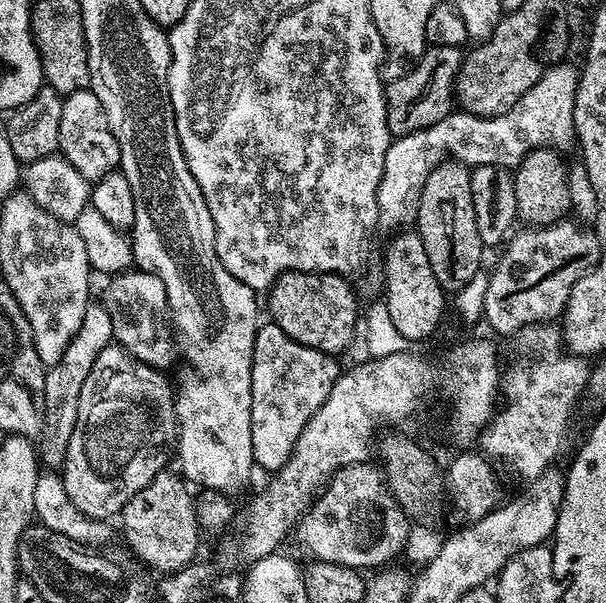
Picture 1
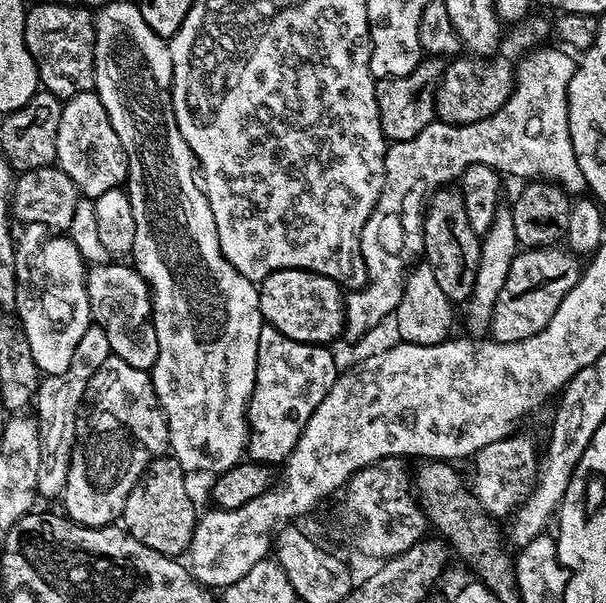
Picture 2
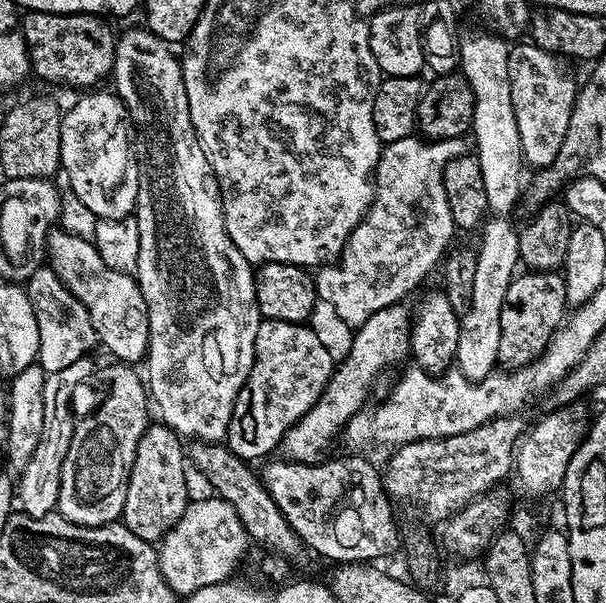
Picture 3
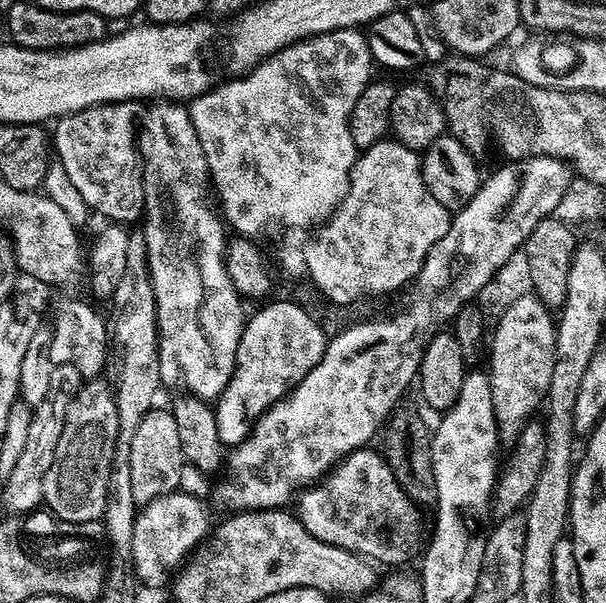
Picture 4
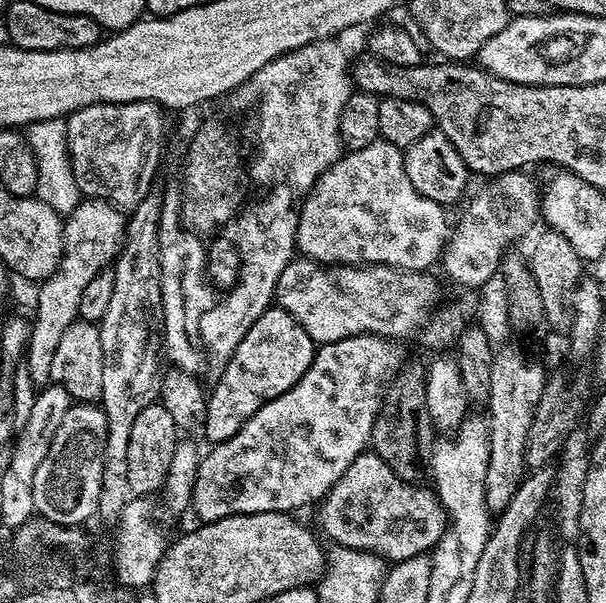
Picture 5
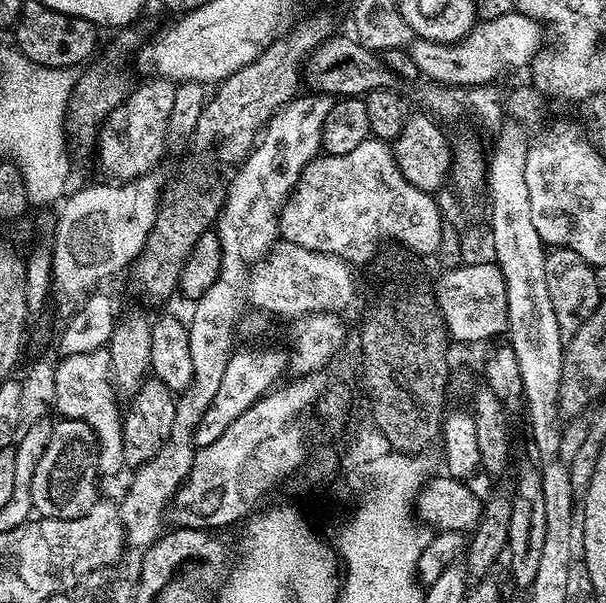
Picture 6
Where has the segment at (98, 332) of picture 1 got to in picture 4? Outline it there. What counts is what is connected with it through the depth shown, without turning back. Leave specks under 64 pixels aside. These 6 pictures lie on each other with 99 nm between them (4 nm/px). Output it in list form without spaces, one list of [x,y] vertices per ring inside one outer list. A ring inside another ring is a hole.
[[[69,364],[55,365],[50,374],[50,386],[53,391],[40,405],[34,408],[32,421],[30,422],[30,434],[26,437],[26,447],[14,465],[14,471],[10,478],[2,482],[4,488],[4,504],[7,511],[12,514],[27,514],[37,511],[44,504],[43,483],[46,482],[46,474],[54,463],[54,452],[57,449],[58,438],[62,435],[63,422],[66,418],[66,408],[70,399],[69,393],[59,392],[59,388],[76,390],[82,384],[80,371]]]

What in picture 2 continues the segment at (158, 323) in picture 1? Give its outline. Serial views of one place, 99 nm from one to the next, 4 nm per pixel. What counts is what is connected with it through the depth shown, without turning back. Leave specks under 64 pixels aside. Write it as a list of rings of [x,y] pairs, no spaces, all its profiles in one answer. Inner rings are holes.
[[[124,262],[94,264],[87,269],[84,281],[95,323],[106,330],[113,356],[130,366],[148,372],[158,358],[158,338],[152,325],[152,293],[135,267]]]

